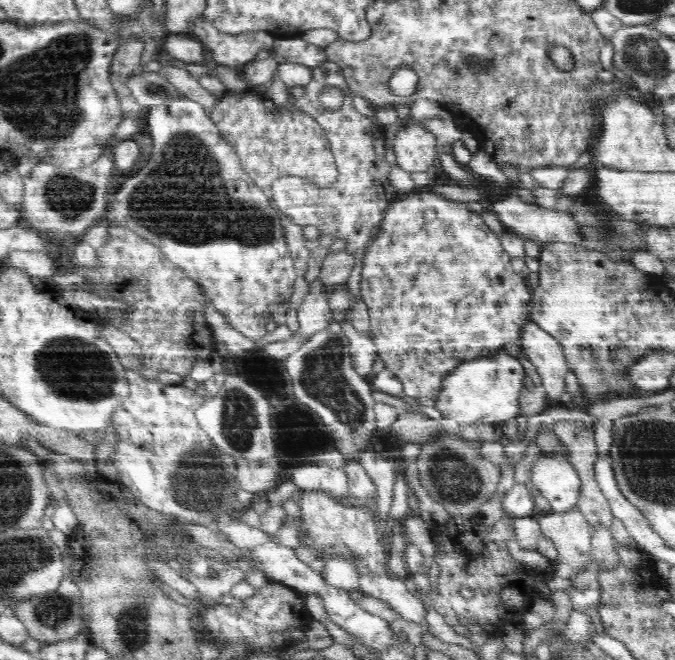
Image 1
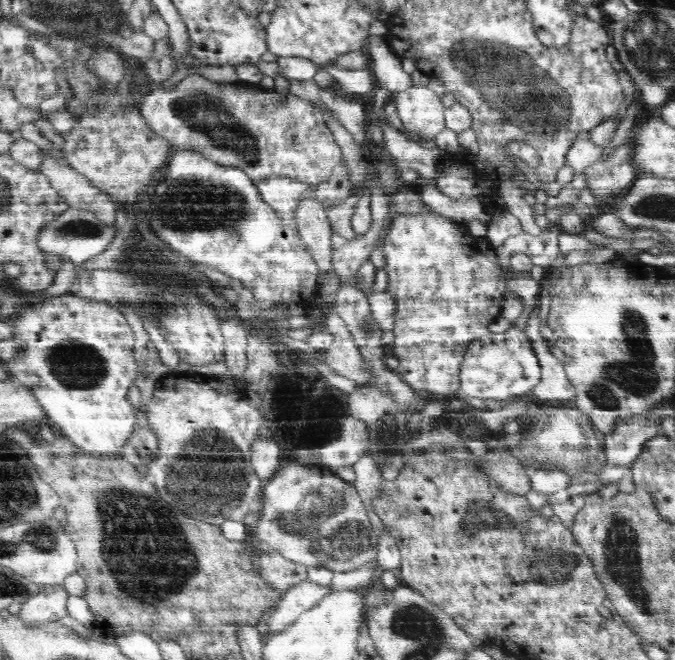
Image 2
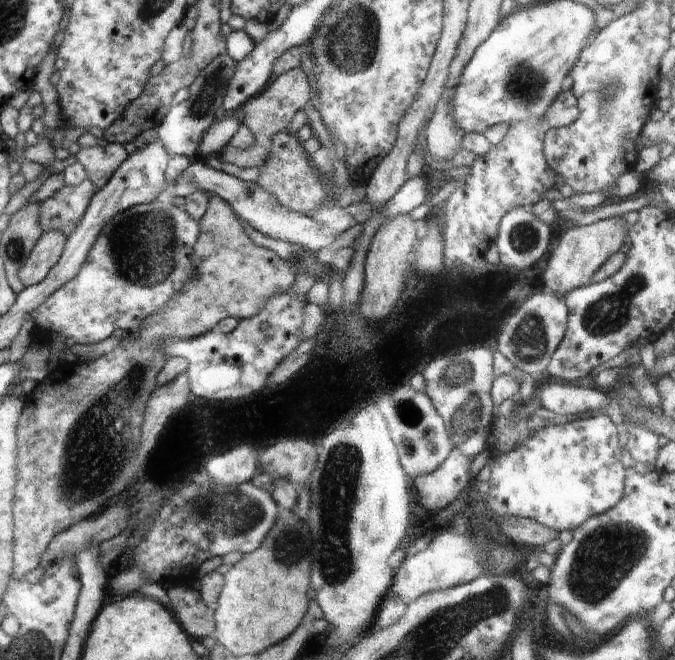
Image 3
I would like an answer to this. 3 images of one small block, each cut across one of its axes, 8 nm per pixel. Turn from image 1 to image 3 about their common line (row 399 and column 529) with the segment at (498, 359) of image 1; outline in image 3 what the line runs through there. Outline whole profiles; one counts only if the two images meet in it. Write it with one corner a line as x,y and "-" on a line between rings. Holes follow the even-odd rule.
606,412
586,414
564,424
536,430
512,452
500,453
500,456
491,458
488,483
490,488
488,494
483,495
486,502
482,504
486,504
496,518
532,518
559,533
580,528
580,524
584,524
592,516
614,508
624,496
626,468
622,463
622,448
618,440
620,433
619,427
612,422

